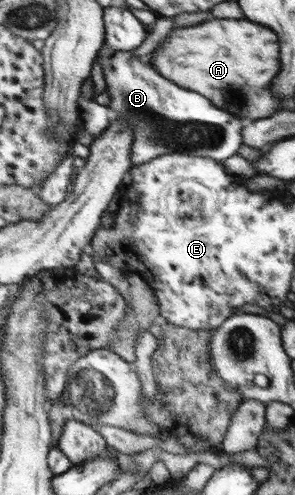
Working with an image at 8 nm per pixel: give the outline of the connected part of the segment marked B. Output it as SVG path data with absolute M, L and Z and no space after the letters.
M103 48L98 63L104 70L105 91L111 96L107 106L116 116L114 120L121 119L132 128L134 167L177 152L223 161L238 154L239 148L244 146L243 126L237 116L216 108L197 92L175 86L172 80L147 64L145 59L135 57L131 51Z

